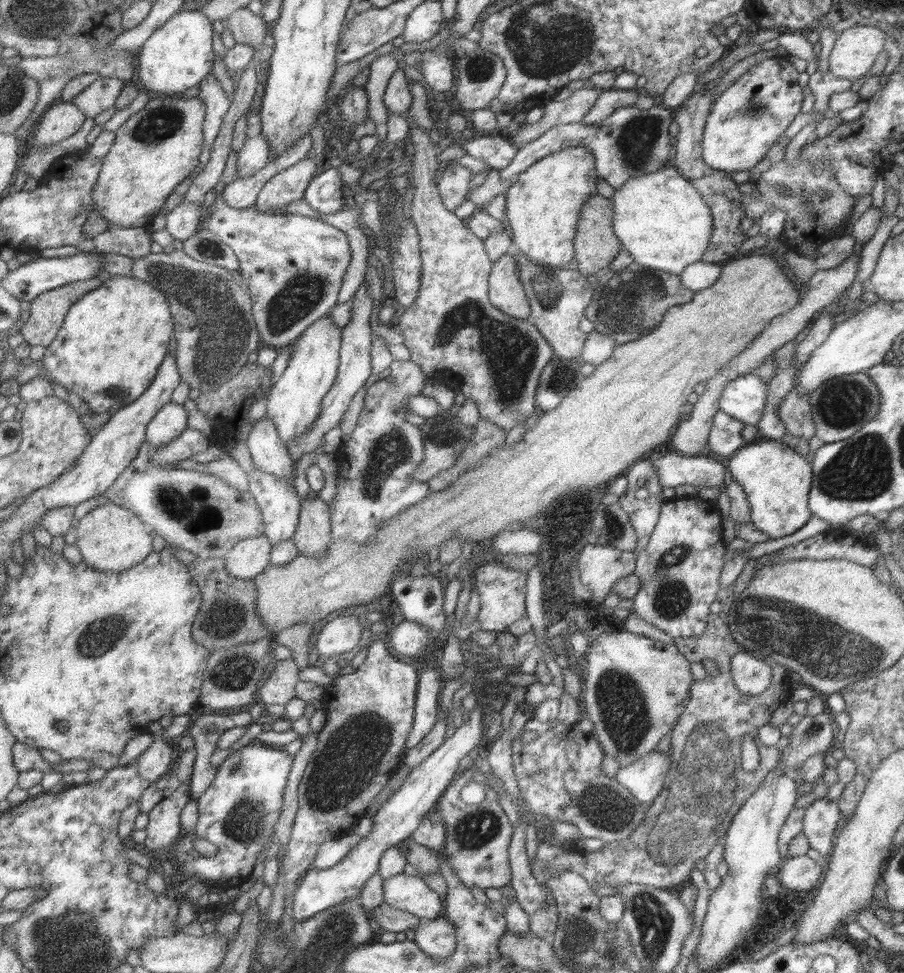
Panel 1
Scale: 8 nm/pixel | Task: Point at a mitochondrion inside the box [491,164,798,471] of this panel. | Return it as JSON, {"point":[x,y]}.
{"point":[630,307]}

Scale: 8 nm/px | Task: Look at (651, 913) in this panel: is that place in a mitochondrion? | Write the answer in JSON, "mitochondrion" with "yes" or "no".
{"mitochondrion":"yes"}

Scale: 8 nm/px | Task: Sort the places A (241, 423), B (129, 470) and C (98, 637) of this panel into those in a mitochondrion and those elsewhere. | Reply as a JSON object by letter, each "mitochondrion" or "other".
{"A":"other","B":"other","C":"mitochondrion"}

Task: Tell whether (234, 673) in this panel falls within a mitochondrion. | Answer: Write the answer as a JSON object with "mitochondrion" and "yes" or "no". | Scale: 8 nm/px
{"mitochondrion":"yes"}

